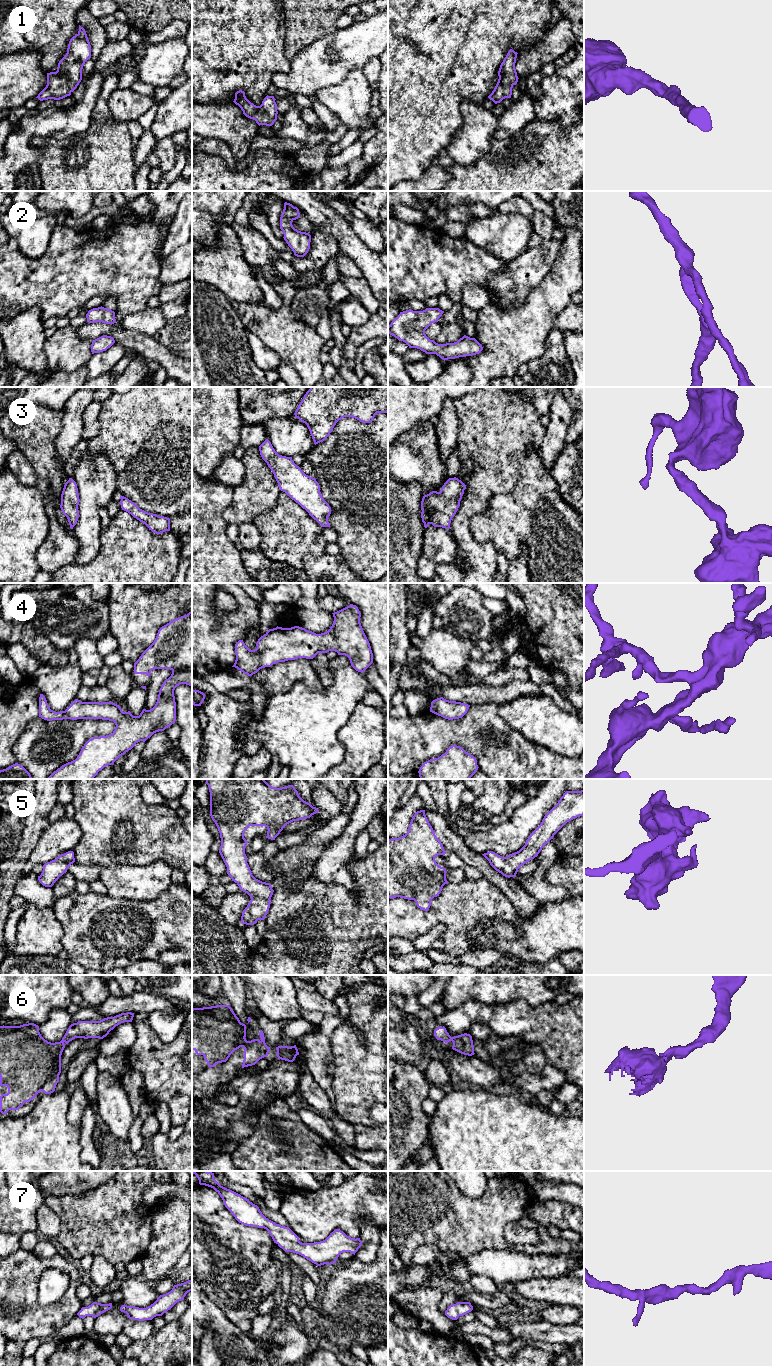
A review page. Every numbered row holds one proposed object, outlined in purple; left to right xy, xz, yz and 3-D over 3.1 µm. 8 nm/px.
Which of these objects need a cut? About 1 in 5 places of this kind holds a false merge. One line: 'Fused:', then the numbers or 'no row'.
Fused: no row

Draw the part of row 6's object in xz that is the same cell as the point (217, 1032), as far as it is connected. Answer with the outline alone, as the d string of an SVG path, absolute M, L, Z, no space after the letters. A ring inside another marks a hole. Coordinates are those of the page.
M229 1005L192 1009L192 1050L203 1055L208 1067L226 1062L230 1055L240 1047L244 1048L242 1068L255 1065L260 1059L267 1057L270 1051L265 1043L264 1033L259 1032L261 1039L246 1040L246 1025L241 1023Z

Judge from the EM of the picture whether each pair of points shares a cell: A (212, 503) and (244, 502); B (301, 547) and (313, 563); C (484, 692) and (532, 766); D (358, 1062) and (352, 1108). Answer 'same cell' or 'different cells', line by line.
A: different cells
B: different cells
C: different cells
D: same cell

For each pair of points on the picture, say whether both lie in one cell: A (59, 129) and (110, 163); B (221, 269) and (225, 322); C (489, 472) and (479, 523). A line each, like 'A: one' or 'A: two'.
A: two
B: two
C: two

